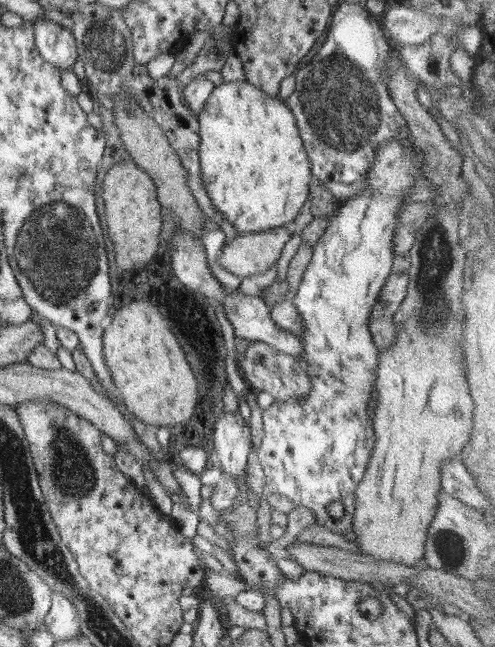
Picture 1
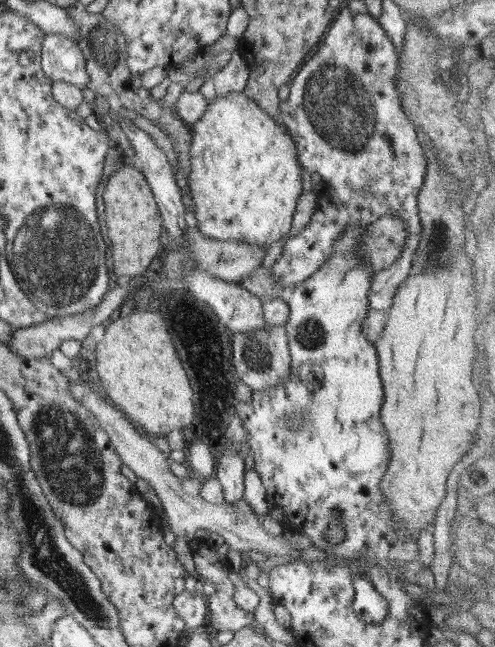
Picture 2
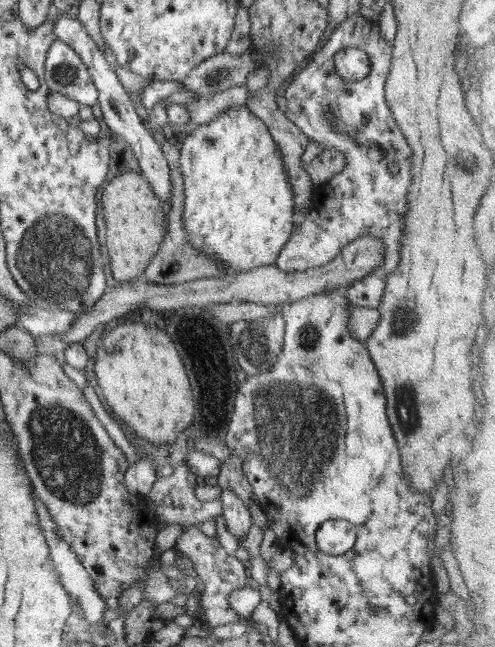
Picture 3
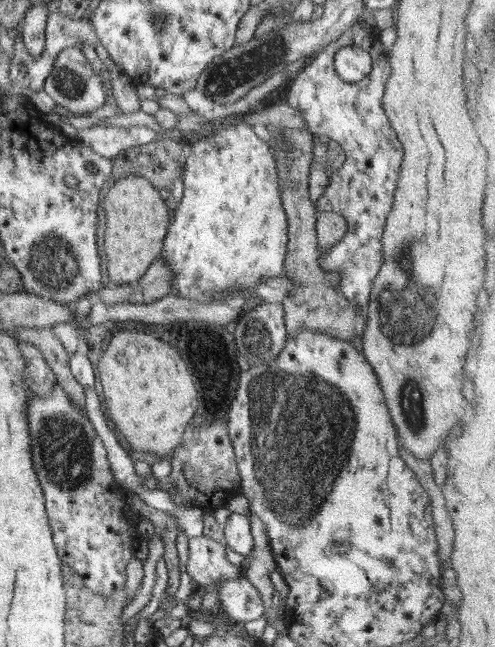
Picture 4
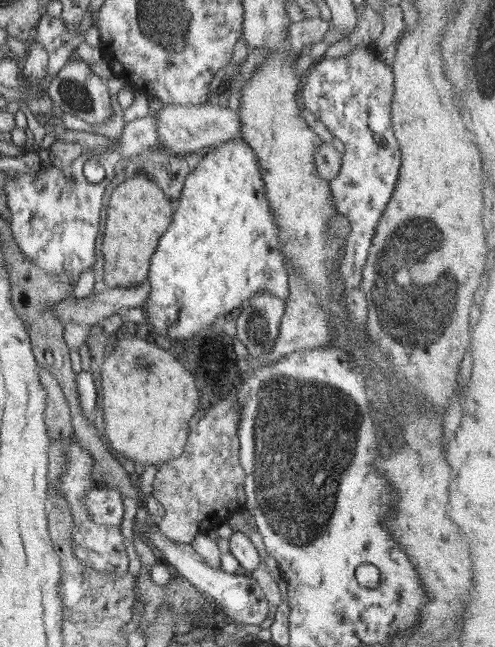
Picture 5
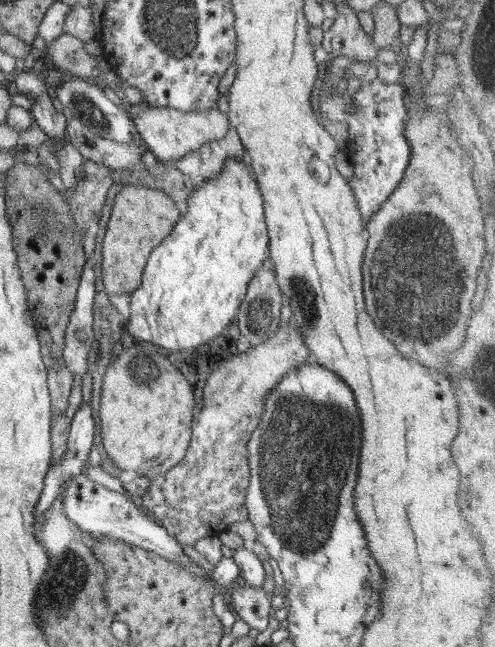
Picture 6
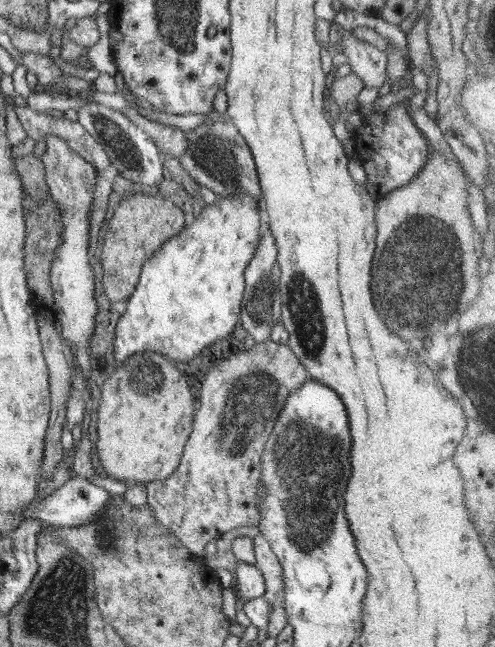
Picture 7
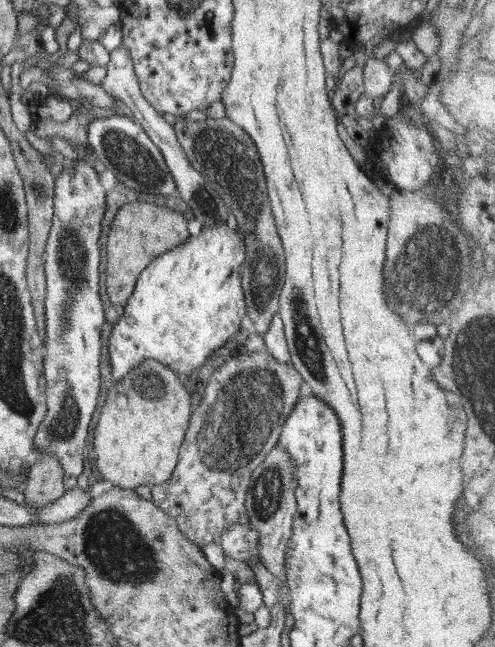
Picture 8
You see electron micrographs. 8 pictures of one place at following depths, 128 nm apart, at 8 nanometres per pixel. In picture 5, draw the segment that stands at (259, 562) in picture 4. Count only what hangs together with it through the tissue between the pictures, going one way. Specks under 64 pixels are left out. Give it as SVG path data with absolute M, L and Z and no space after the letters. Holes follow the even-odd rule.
M256 531L249 538L250 541L252 541L252 544L254 544L254 547L256 547L258 555L260 555L260 564L258 564L256 570L252 571L251 577L256 579L260 589L264 592L264 595L270 604L270 612L268 612L268 616L271 617L275 615L278 606L282 603L280 588L270 571L266 568L265 558L268 556L268 552L267 547L264 546L262 534Z

